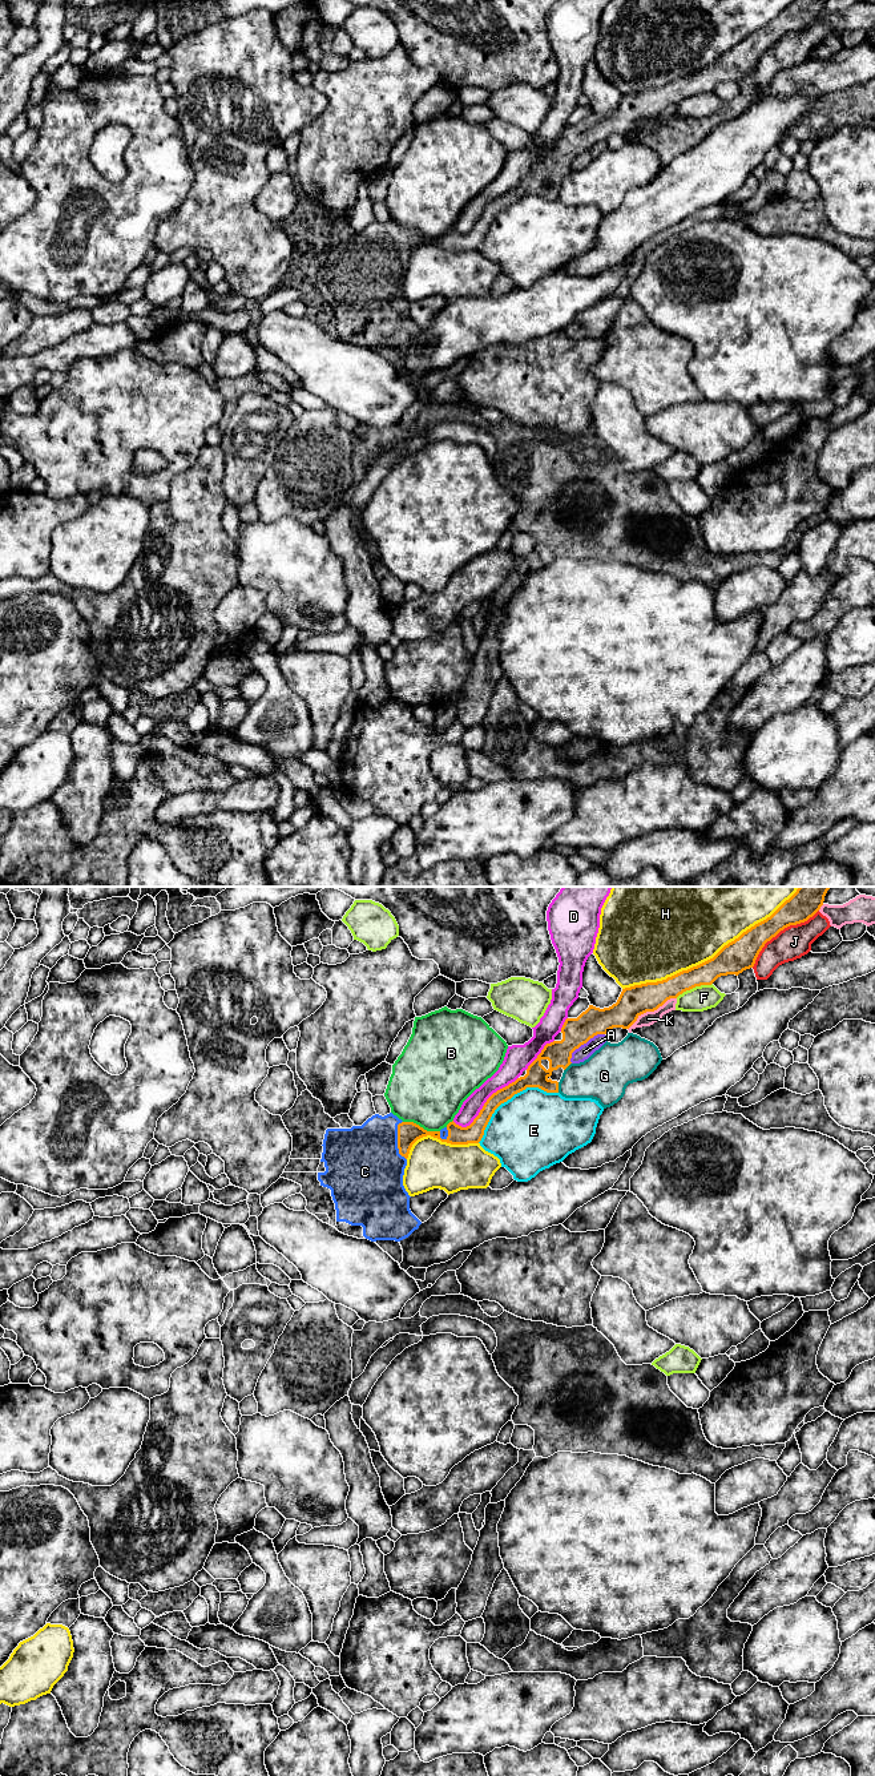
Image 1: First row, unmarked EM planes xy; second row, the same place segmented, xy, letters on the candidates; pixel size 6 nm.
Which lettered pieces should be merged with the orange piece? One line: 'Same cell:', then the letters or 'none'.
Same cell: C

